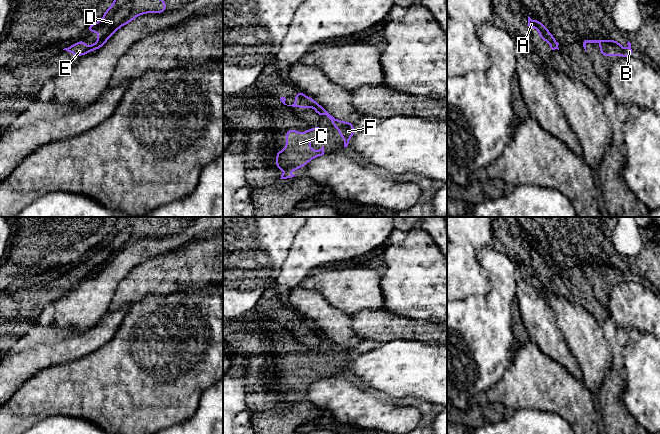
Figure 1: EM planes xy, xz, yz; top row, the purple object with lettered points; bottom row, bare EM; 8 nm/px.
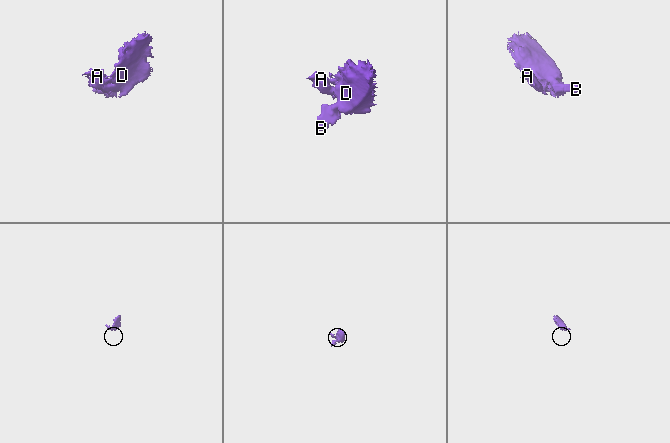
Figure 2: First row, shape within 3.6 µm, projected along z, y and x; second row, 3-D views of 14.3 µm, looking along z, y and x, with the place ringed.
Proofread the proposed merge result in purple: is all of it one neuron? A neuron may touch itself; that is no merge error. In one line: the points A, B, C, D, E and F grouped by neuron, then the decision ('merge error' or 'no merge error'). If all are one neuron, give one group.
groups A B C D E F; no merge error

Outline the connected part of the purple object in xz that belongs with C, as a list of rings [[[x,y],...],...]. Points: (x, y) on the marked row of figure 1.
[[[322,127],[305,130],[301,135],[297,129],[286,130],[286,146],[283,151],[276,152],[276,169],[287,170],[289,173],[282,173],[280,179],[292,178],[296,175],[290,171],[298,171],[299,167],[305,167],[307,163],[319,156],[324,155],[324,147],[318,151],[310,148],[311,139],[322,140]]]

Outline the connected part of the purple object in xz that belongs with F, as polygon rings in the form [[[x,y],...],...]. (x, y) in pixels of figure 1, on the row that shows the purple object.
[[[297,91],[296,95],[295,95],[295,103],[292,105],[287,105],[287,106],[292,106],[292,107],[298,107],[298,108],[304,108],[307,109],[309,106],[312,106],[314,111],[319,115],[319,117],[321,117],[322,115],[326,115],[330,120],[331,120],[331,124],[338,129],[338,132],[340,134],[340,136],[342,137],[343,141],[344,141],[344,148],[348,146],[349,144],[349,139],[355,134],[355,130],[353,127],[353,123],[352,122],[344,122],[341,120],[338,120],[336,118],[334,118],[333,116],[331,116],[328,111],[321,105],[319,105],[314,99],[312,99],[311,97],[308,97],[306,95],[304,95],[301,91]]]

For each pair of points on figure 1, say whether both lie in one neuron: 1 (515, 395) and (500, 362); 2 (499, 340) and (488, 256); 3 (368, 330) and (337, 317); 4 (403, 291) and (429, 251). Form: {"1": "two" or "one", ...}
{"1": "two", "2": "one", "3": "two", "4": "one"}

